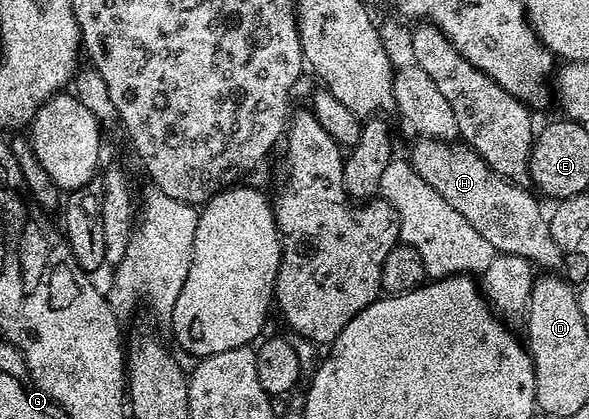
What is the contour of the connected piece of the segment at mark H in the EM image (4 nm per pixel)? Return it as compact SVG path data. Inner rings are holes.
M425 138L415 139L415 144L410 148L408 161L420 178L428 182L436 193L444 198L457 213L472 224L472 227L479 232L483 238L487 239L501 255L518 256L529 259L539 269L556 272L566 256L552 238L548 224L547 213L542 213L542 208L538 205L539 197L533 191L525 192L521 183L513 180L506 180L496 170L488 166L472 149L466 147L462 142L447 142L445 140L427 140Z

